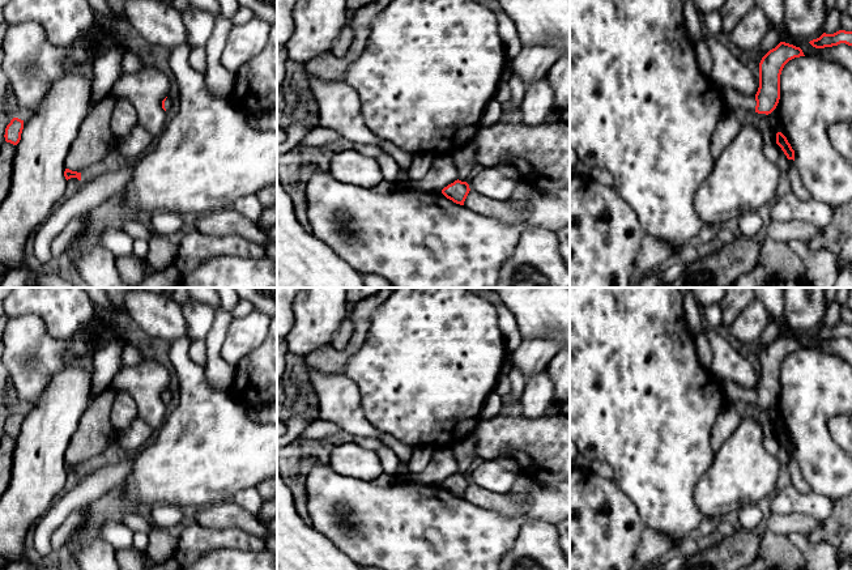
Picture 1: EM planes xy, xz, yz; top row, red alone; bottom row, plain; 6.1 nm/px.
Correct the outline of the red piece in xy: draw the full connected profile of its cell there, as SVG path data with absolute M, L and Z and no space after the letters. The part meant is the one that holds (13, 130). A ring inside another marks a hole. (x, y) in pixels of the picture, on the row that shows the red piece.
M13 118L5 128L5 141L17 145L21 140L21 133L24 129L24 120Z

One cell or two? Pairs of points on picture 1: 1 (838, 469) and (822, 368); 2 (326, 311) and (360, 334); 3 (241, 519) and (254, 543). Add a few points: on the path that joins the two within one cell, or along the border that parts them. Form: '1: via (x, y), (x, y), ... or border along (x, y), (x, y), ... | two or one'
1: via (818, 445), (818, 392) | one
2: border along (348, 313), (349, 315) | two
3: border along (218, 527), (241, 527), (263, 539) | two

